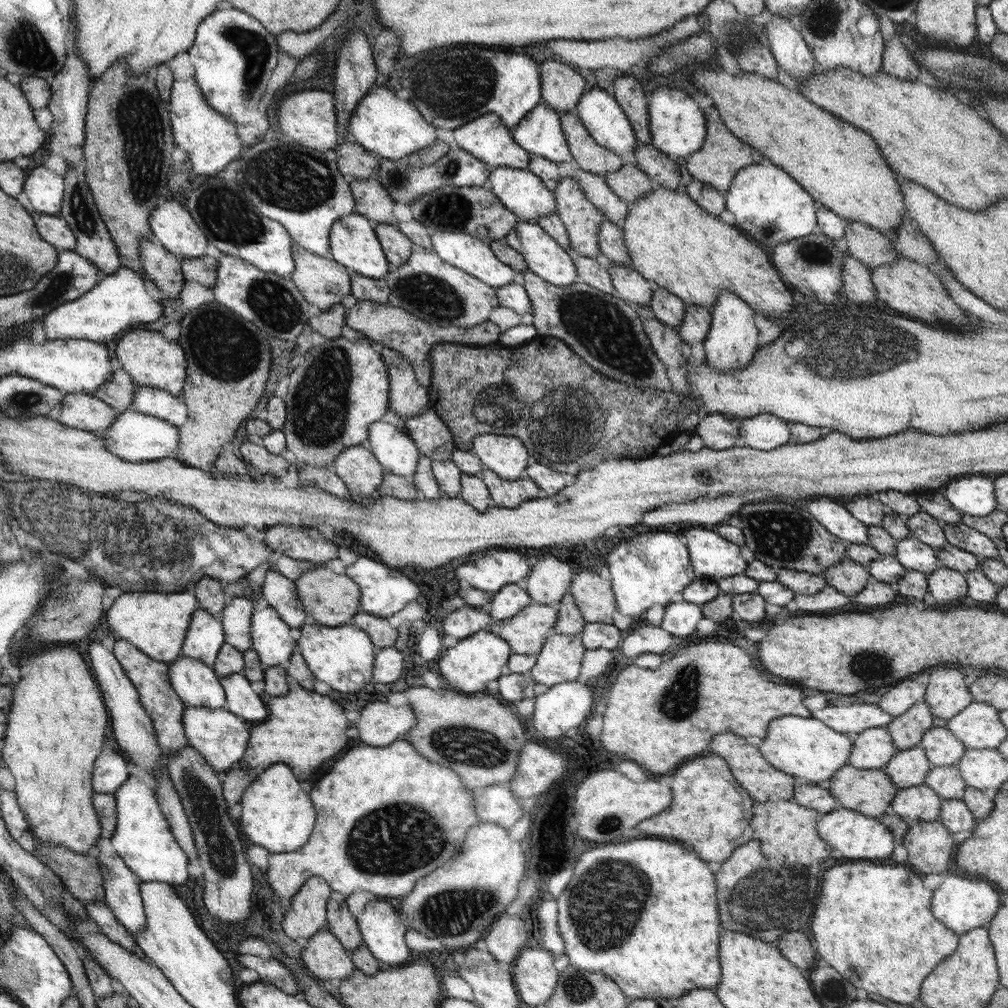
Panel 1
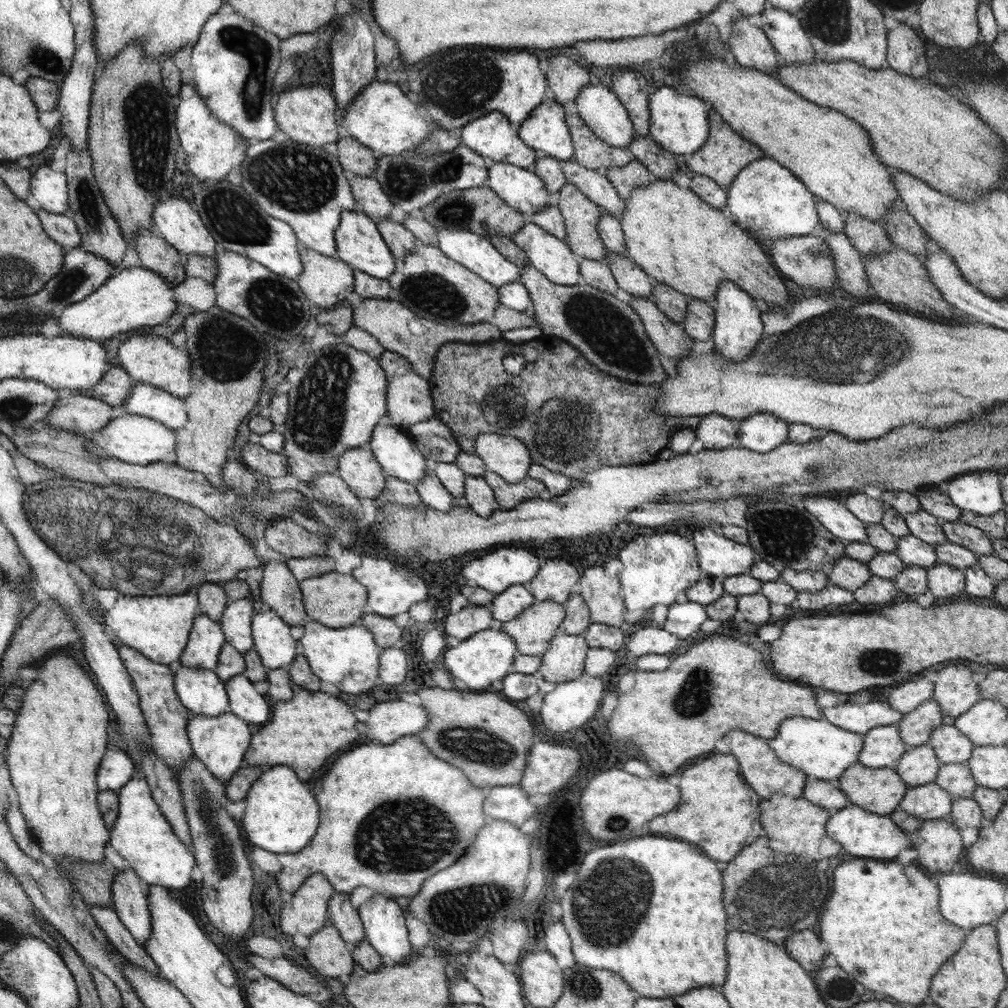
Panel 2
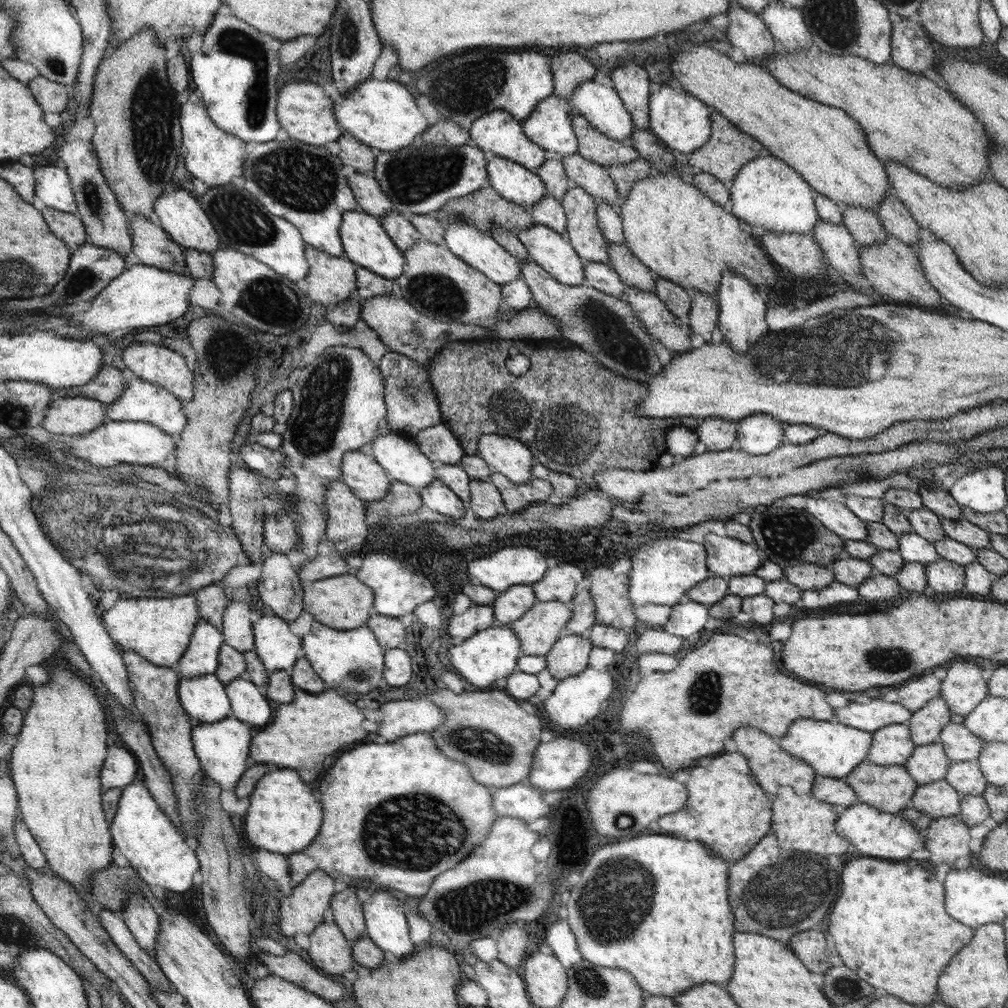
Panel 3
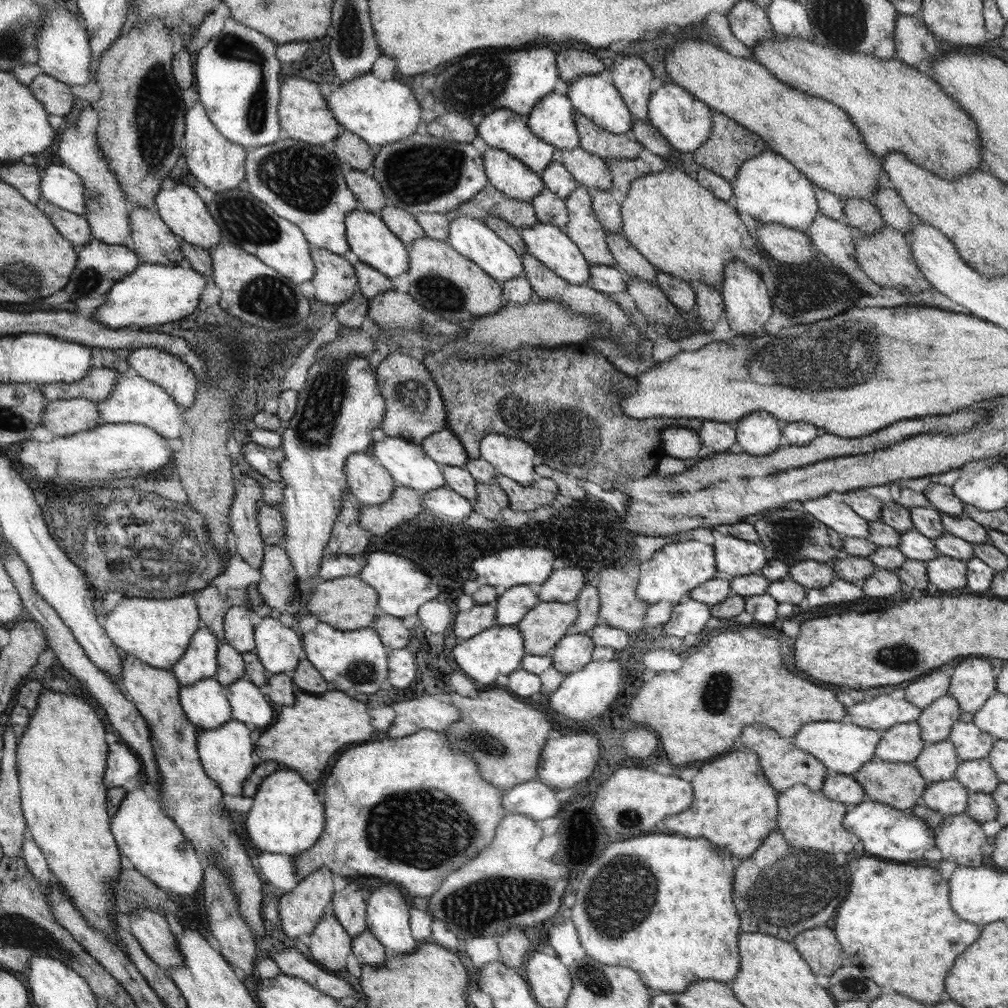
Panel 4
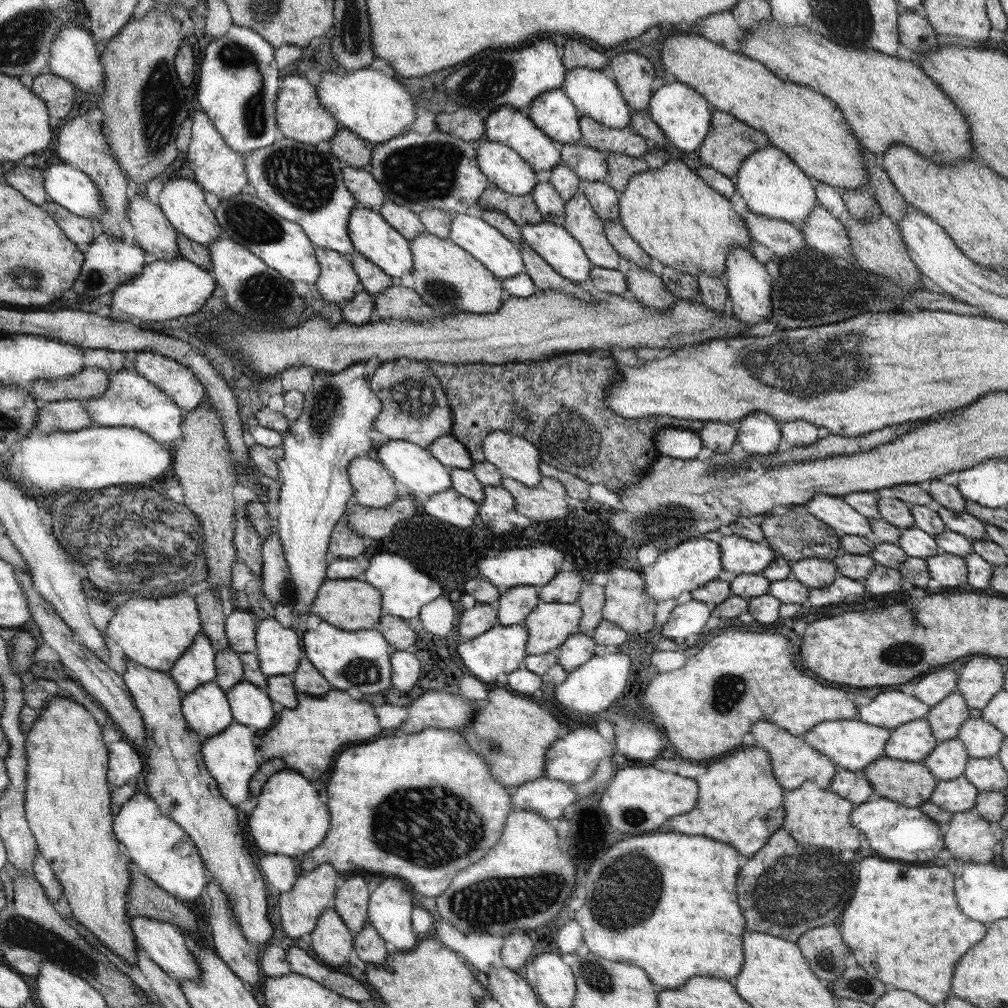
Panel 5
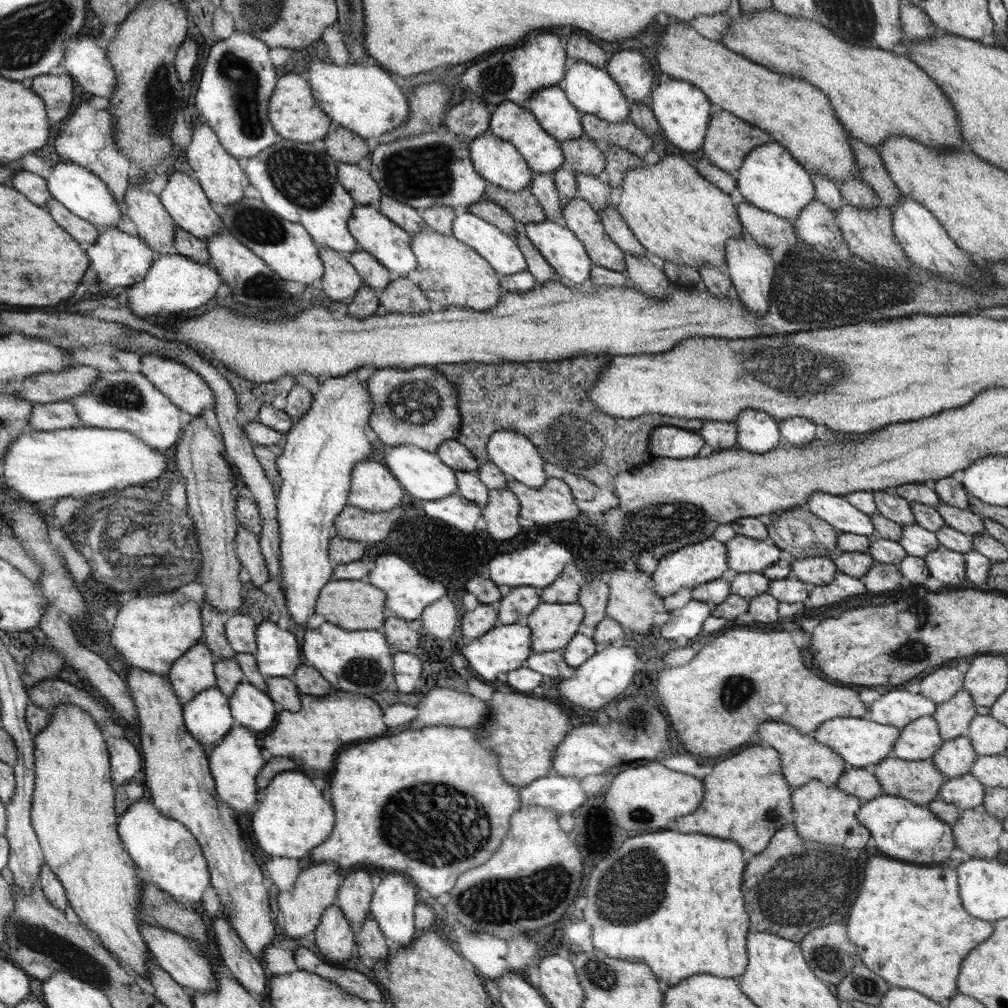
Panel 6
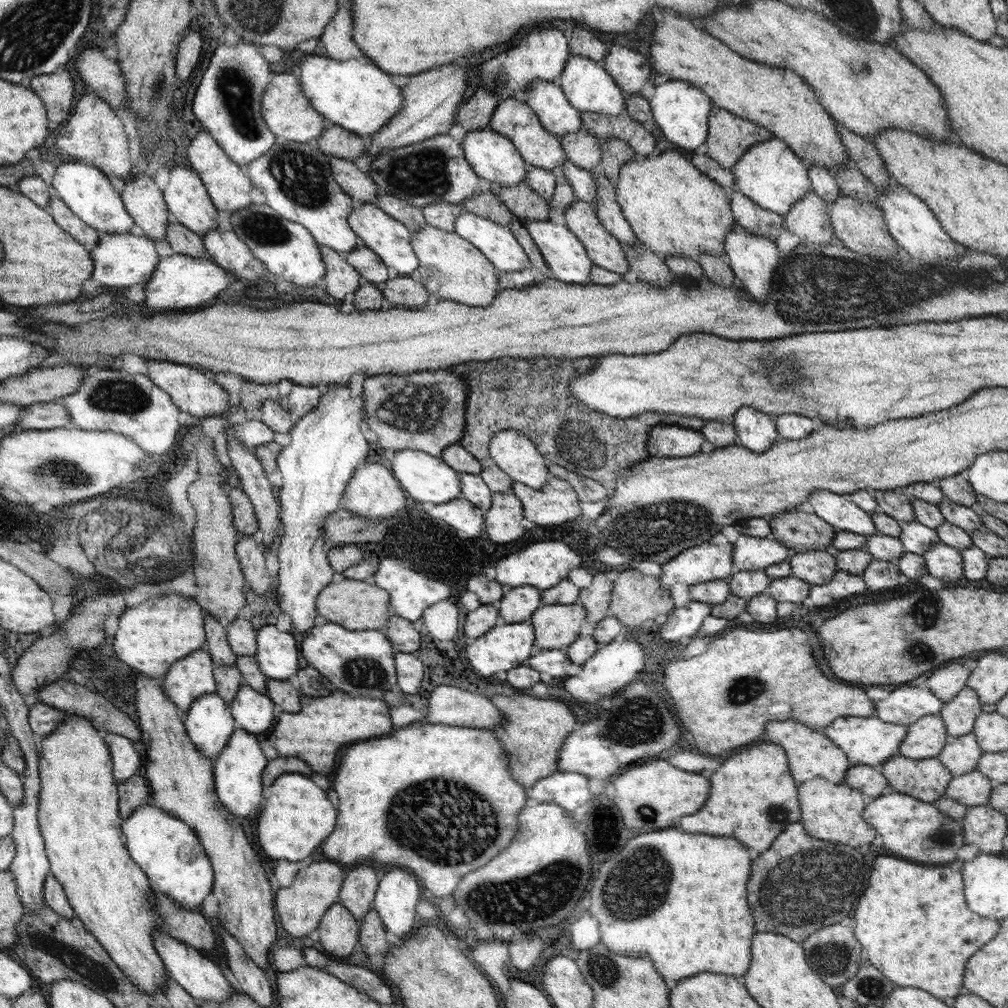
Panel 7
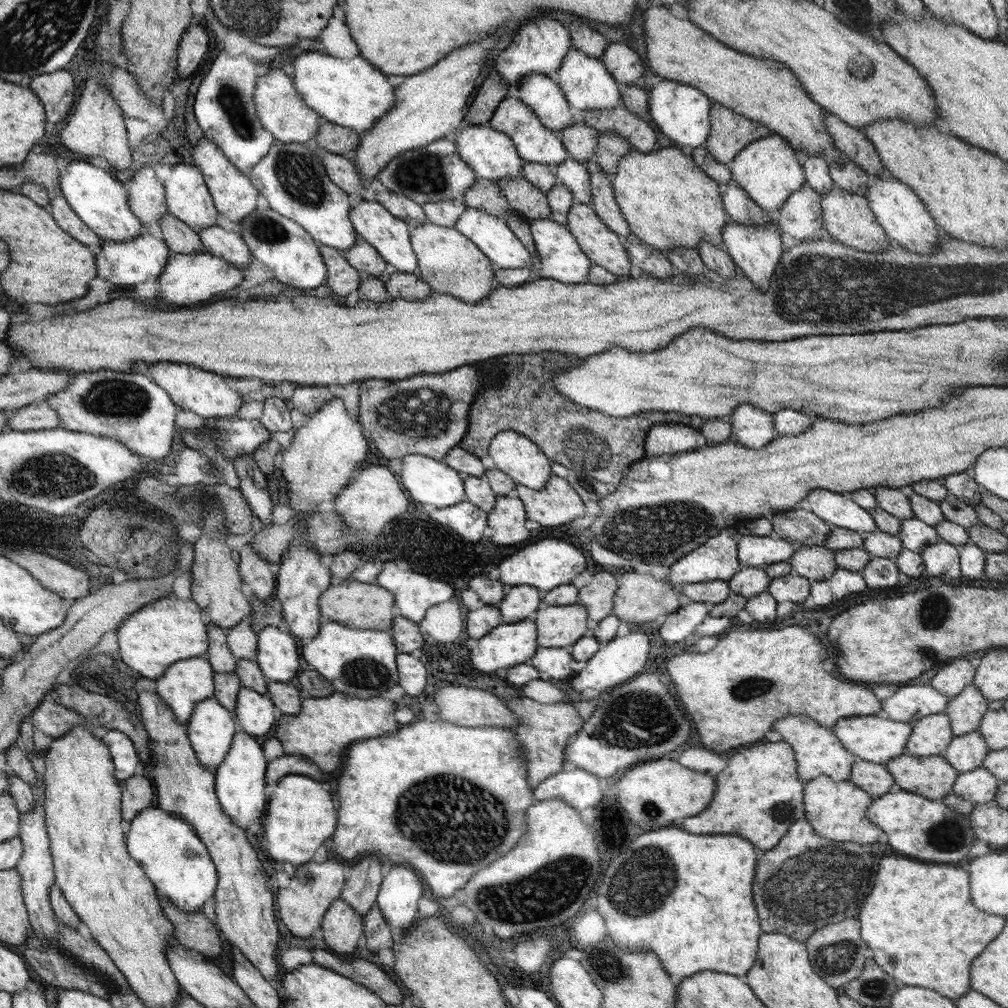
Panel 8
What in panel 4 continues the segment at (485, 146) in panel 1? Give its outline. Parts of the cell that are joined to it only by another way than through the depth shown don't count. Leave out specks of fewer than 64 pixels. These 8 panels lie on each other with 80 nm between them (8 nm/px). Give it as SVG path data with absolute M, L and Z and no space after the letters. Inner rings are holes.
M508 108L498 109L486 115L478 124L478 137L480 137L489 147L502 149L524 162L534 173L542 173L558 159L558 152L554 146L542 141L542 138L530 130L525 115L512 112Z

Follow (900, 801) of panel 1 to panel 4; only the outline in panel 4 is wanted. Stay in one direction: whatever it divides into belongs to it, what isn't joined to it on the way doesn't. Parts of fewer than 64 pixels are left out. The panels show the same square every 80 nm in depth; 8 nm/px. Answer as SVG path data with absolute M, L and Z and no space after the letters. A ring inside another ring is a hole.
M957 780L929 783L922 793L920 804L940 812L942 816L957 815L967 809L968 792Z

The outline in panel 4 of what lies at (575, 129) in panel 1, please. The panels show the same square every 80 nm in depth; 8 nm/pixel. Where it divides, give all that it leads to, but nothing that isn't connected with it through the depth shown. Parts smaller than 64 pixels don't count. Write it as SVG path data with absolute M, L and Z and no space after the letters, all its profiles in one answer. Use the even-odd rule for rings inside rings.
M576 114L576 125L580 134L580 147L605 162L613 159L638 159L644 150L641 142L634 140L630 134L608 132L583 114Z

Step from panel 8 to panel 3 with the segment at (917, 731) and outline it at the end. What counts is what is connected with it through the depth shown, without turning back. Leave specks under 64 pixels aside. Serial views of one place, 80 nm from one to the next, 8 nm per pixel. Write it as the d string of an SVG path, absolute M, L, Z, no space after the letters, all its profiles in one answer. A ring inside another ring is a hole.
M891 724L879 728L872 733L871 744L867 759L878 766L904 765L916 750L906 724Z

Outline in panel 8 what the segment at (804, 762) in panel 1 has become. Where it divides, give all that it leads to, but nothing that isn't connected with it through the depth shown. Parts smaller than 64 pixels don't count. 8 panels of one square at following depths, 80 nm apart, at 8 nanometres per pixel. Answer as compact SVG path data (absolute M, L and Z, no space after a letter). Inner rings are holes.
M853 715L841 718L829 729L836 738L840 739L842 746L859 760L868 760L874 764L886 764L889 760L905 755L906 742L908 742L912 725L894 721L885 715Z

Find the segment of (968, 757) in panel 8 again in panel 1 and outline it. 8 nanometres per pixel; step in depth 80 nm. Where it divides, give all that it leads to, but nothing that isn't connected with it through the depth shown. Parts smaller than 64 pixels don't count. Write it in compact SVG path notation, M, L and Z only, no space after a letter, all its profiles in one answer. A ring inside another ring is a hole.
M918 746L898 751L889 763L884 765L883 771L898 789L903 789L923 784L930 769L932 766L926 751Z

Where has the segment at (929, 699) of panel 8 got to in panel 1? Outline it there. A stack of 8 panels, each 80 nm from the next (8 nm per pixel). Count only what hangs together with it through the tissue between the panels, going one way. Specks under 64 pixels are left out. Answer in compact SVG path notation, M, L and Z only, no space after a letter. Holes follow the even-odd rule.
M871 703L840 707L827 705L826 708L814 711L811 716L817 717L832 730L849 736L857 736L869 728L887 727L894 718L877 704Z

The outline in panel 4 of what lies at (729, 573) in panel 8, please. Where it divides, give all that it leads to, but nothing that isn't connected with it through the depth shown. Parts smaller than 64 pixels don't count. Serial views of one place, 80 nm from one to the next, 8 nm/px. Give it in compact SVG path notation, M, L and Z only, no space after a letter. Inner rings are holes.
M694 539L675 541L658 549L649 560L639 564L638 595L647 604L657 602L680 602L680 598L701 584L714 579L717 571L716 551L711 542L703 543Z

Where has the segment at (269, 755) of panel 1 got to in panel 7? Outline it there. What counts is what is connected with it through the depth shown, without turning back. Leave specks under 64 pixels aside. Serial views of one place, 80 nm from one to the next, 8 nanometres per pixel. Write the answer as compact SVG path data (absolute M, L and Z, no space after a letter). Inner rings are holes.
M334 690L330 696L324 698L302 698L302 710L298 714L281 712L278 715L274 728L265 735L268 742L278 750L278 758L270 760L265 768L262 784L271 786L272 782L286 774L286 772L298 772L304 776L310 776L312 772L318 774L330 774L336 766L336 758L344 746L392 734L392 721L389 715L390 707L383 700L374 700L365 696L352 696L350 693ZM282 756L296 756L296 758L282 758ZM300 760L304 762L300 762ZM310 768L312 772L310 772Z

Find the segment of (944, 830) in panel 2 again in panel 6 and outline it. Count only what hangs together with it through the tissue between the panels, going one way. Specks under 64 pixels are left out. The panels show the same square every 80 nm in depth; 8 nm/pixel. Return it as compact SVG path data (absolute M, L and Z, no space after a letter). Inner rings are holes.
M983 805L964 809L951 825L954 844L970 858L992 860L1000 850L998 836L1004 831L1001 822L996 816L990 816Z

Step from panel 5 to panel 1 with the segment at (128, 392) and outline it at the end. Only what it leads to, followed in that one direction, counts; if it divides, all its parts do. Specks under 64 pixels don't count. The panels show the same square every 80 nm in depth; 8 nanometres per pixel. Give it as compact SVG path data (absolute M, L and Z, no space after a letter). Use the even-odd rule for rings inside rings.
M137 386L132 406L136 412L158 417L178 427L189 420L189 409L182 397L160 388Z

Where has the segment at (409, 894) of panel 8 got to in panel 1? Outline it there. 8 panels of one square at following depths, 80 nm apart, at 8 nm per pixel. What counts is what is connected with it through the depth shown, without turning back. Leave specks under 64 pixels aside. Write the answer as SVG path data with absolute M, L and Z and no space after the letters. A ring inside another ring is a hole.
M371 900L358 914L358 924L364 944L380 962L404 965L411 950L405 943L404 919L398 916L392 904Z

